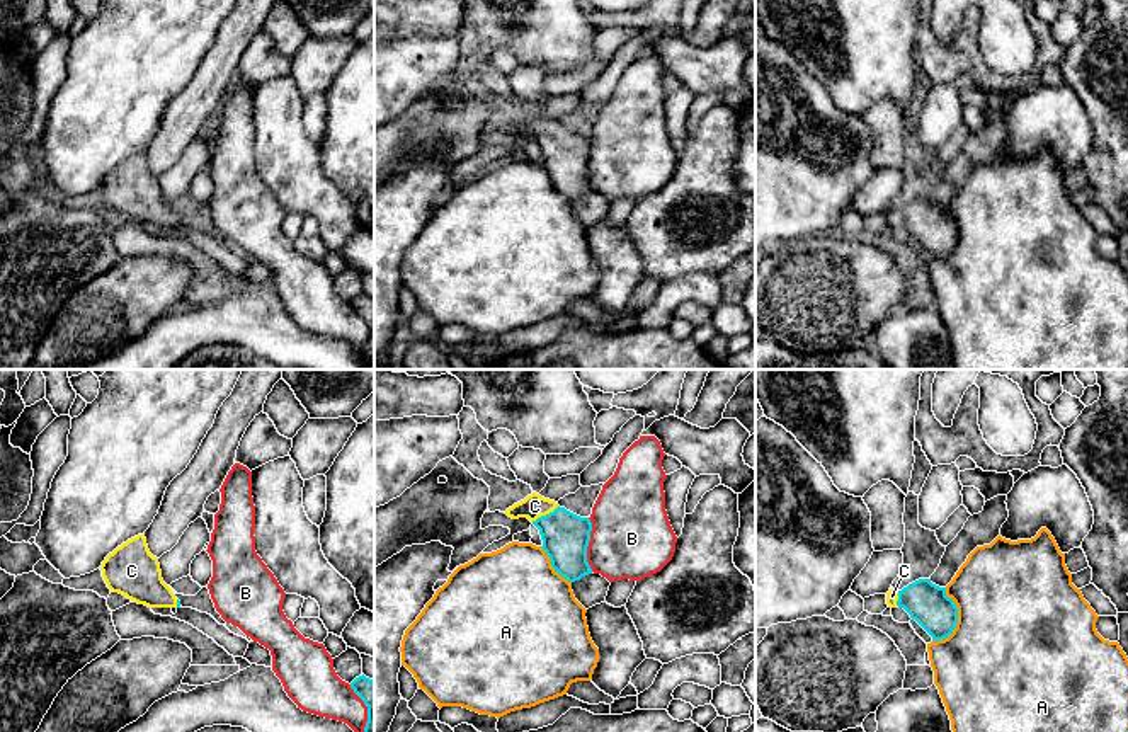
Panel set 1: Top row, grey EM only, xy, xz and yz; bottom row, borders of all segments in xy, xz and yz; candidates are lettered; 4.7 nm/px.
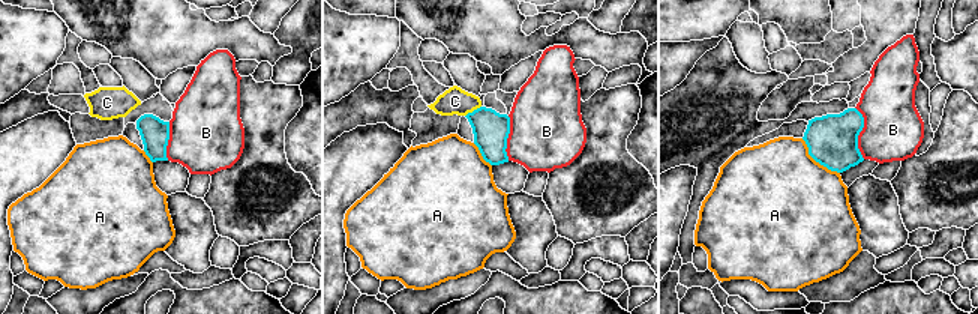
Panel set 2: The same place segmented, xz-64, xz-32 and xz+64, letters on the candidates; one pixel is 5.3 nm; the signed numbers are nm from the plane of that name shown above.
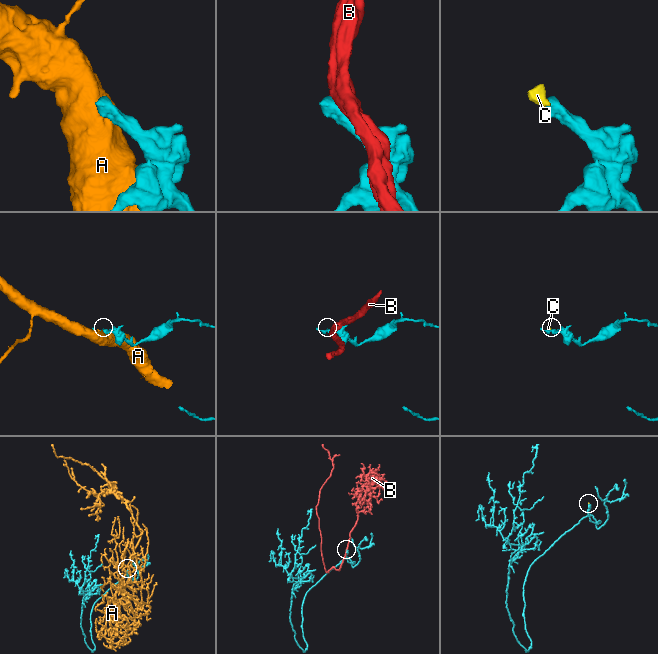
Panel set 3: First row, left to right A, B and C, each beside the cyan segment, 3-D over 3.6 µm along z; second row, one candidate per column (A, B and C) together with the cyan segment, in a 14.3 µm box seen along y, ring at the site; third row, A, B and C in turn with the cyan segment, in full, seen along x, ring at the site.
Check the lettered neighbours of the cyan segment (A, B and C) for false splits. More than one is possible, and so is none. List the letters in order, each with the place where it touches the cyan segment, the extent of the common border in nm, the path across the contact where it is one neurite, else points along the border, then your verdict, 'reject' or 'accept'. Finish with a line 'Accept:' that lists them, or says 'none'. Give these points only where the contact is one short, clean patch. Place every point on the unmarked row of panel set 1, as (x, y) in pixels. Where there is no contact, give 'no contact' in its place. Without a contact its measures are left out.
A: yz (957, 237) | 280 nm | reject
B: xz (587, 164) | 260 nm | reject
C: xz (546, 133) | 150 nm | across xz (565, 155), (546, 133), (535, 125) | accept
Accept: C

